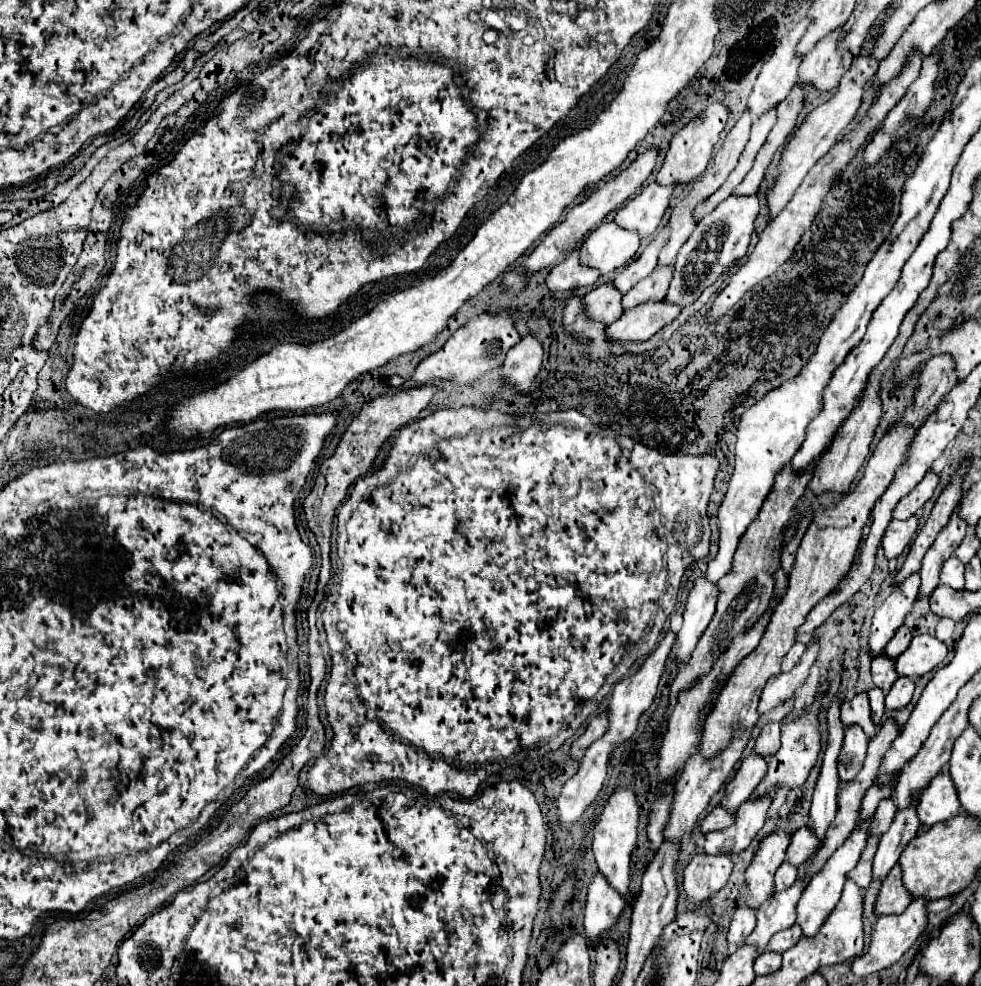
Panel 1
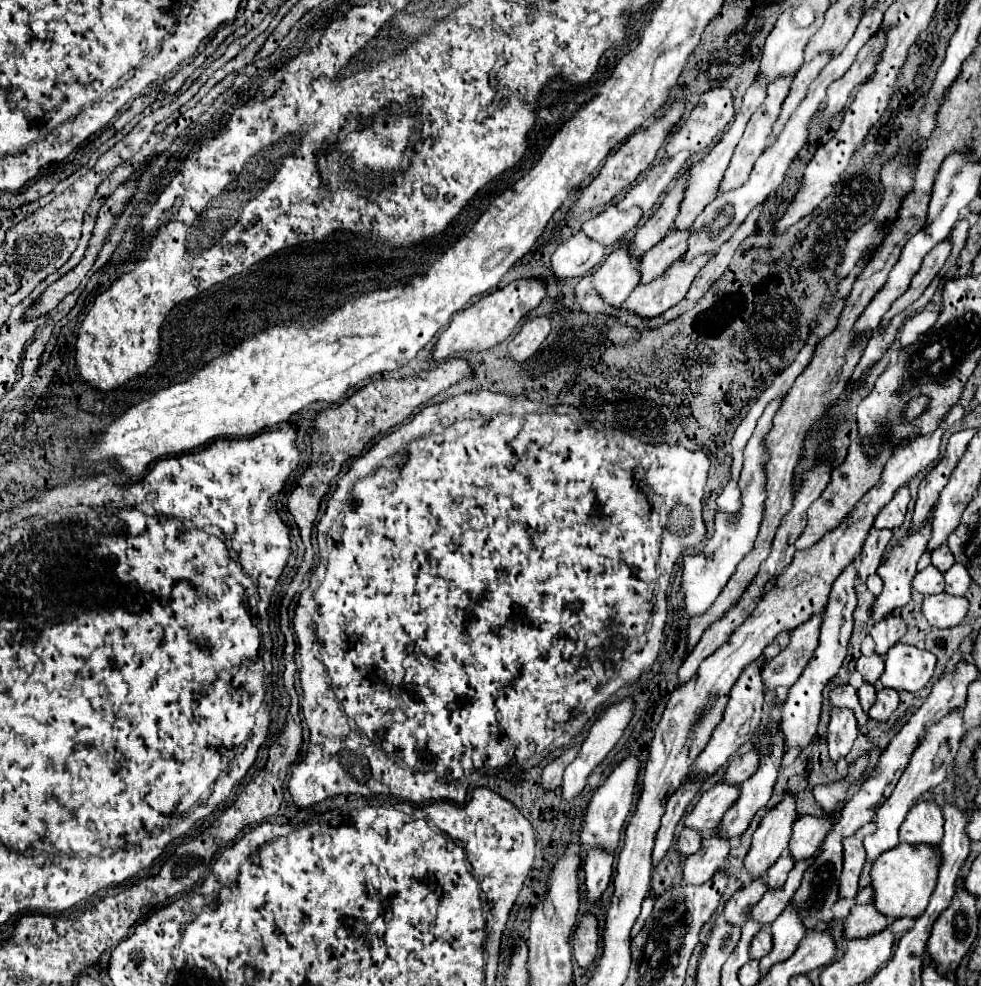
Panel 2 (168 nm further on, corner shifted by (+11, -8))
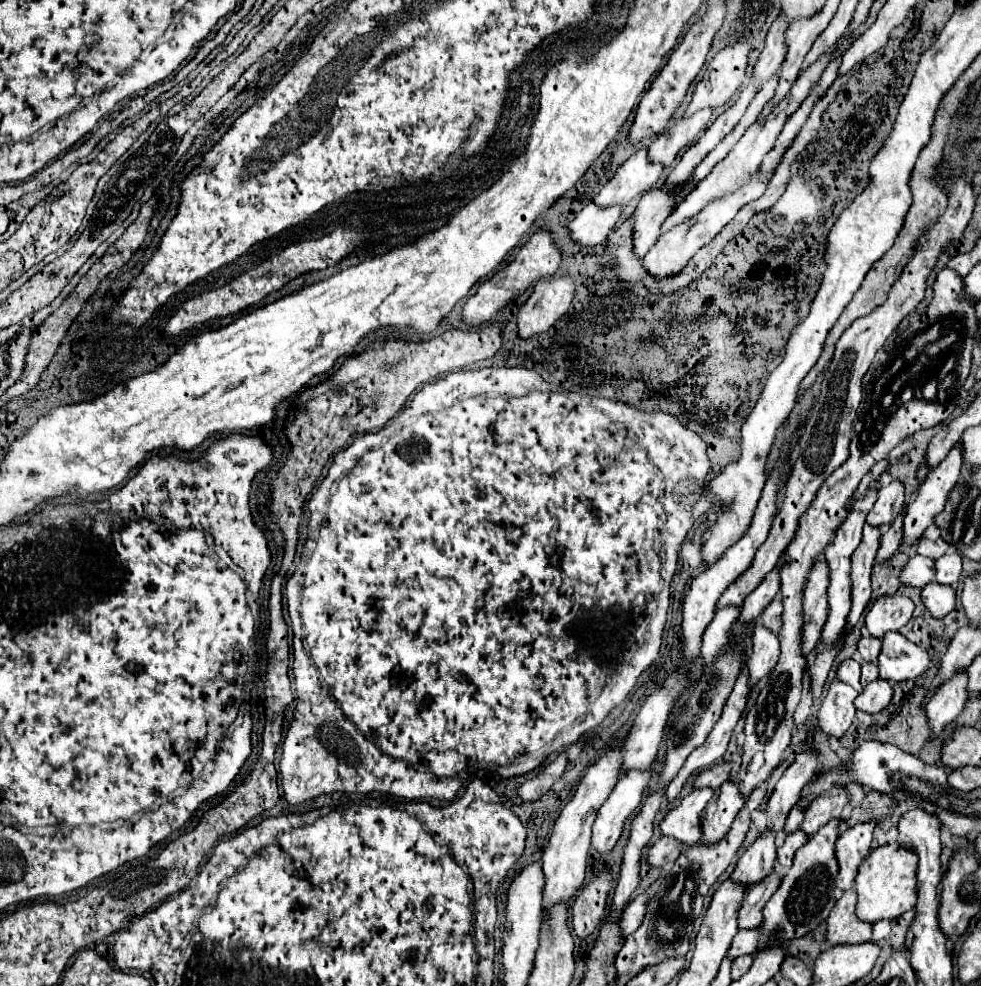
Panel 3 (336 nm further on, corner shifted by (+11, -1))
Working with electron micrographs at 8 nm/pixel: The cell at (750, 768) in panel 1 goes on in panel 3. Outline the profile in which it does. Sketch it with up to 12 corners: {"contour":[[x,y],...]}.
{"contour":[[695,789],[659,823],[683,845],[701,837],[701,811],[711,789]]}

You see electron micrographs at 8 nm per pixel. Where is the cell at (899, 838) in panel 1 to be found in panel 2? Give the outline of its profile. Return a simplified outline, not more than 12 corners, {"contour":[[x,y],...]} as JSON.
{"contour":[[951,710],[923,744],[877,812],[867,860],[899,844],[911,806],[947,778],[963,720]]}

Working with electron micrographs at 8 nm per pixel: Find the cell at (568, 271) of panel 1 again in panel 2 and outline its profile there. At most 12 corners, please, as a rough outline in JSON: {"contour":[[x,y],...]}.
{"contour":[[583,232],[561,242],[551,256],[553,276],[593,274],[605,250]]}

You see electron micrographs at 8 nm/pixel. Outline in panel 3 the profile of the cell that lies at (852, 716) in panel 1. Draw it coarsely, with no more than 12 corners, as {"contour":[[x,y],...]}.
{"contour":[[845,659],[837,669],[837,679],[851,687],[863,689],[859,683],[859,659]]}

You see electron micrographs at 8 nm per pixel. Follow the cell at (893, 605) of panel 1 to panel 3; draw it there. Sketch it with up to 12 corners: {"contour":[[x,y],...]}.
{"contour":[[957,443],[927,473],[907,507],[903,543],[913,545],[941,513],[959,481],[963,447]]}

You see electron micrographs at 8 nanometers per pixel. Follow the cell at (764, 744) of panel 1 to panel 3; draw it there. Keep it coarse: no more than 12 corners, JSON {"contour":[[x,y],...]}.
{"contour":[[717,763],[703,769],[693,789],[719,789],[727,781],[731,763]]}

